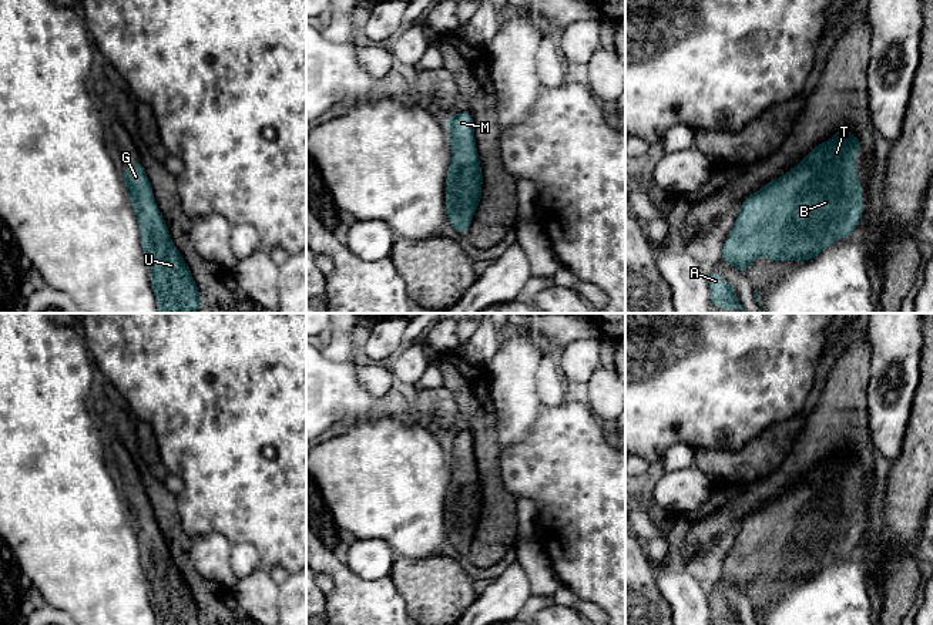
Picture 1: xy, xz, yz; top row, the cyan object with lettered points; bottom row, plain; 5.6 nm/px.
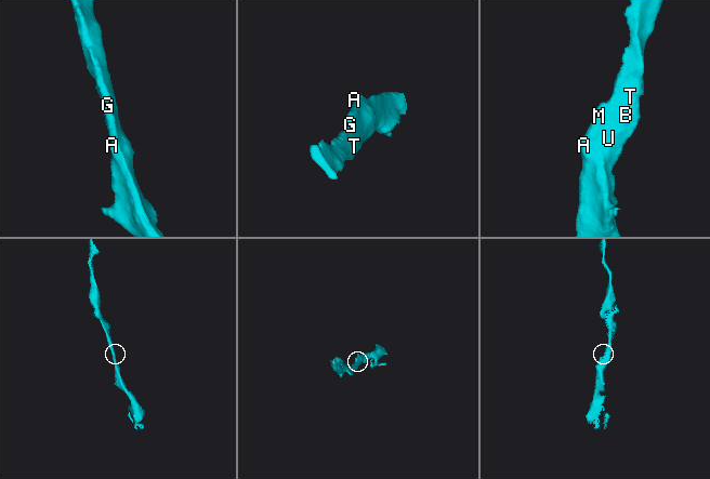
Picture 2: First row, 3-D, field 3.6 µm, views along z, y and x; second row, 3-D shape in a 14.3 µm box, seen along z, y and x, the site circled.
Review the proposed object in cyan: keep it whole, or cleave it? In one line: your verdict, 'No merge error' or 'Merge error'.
No merge error

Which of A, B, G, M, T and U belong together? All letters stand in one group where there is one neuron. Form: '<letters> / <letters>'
A B G M T U

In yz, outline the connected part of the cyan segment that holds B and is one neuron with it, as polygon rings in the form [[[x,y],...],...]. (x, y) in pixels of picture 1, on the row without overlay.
[[[840,447],[830,458],[810,468],[789,491],[746,515],[719,578],[745,594],[756,575],[805,581],[816,577],[838,557],[850,555],[863,532],[855,484],[858,468],[862,468],[859,456],[852,454],[849,447]]]

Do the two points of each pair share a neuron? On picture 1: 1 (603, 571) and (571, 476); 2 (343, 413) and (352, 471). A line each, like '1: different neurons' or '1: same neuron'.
1: same neuron
2: different neurons

